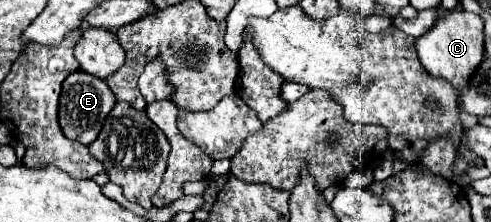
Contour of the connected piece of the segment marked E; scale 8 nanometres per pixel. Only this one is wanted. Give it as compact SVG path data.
M75 71L63 81L63 91L59 99L59 125L63 127L63 133L69 139L79 139L79 143L91 145L97 139L103 121L113 109L113 105L115 105L115 95L111 95L111 89L103 79L87 75L83 71Z

